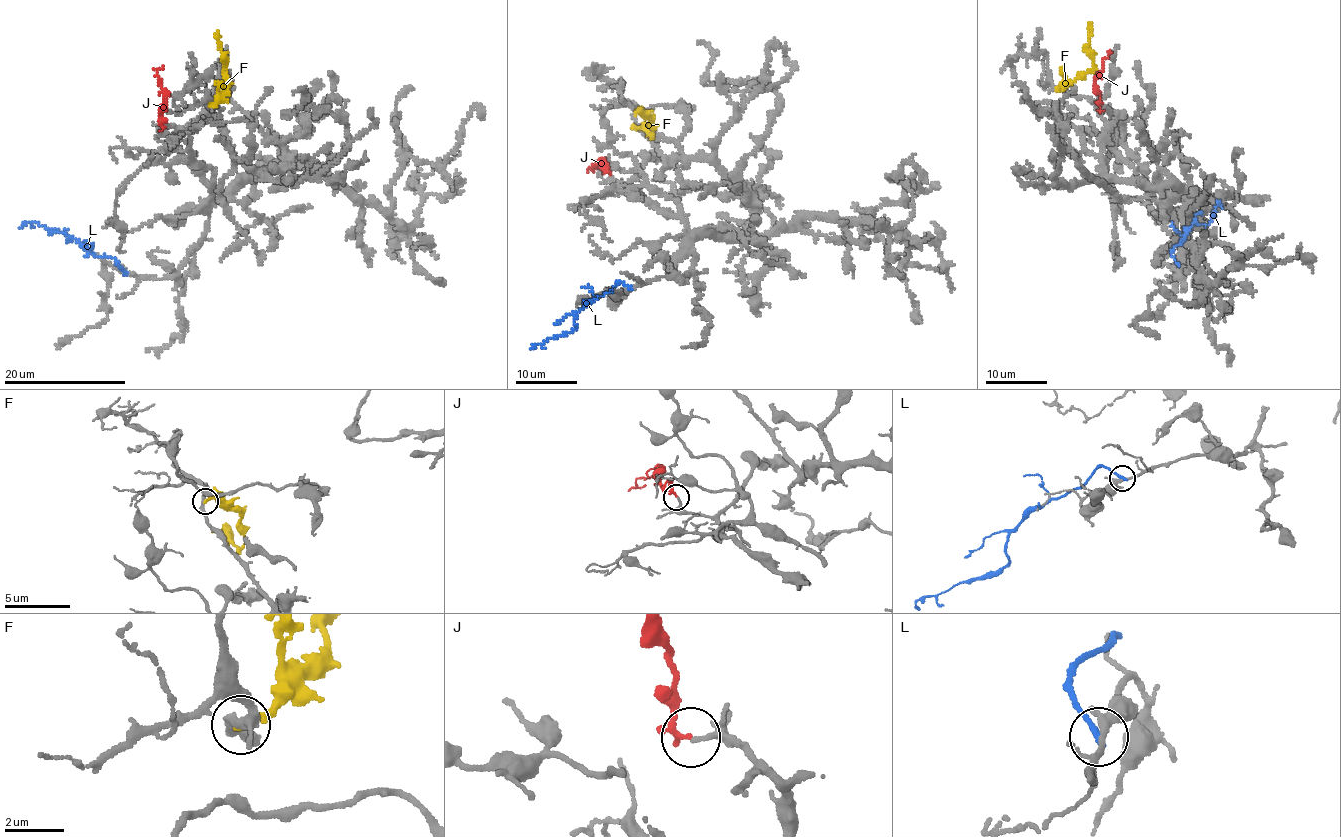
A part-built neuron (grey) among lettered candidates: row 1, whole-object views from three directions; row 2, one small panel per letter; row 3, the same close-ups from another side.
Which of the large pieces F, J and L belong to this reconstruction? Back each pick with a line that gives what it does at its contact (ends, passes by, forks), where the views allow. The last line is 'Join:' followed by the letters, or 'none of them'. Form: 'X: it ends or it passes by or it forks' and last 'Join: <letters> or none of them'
J: it ends
Join: J

